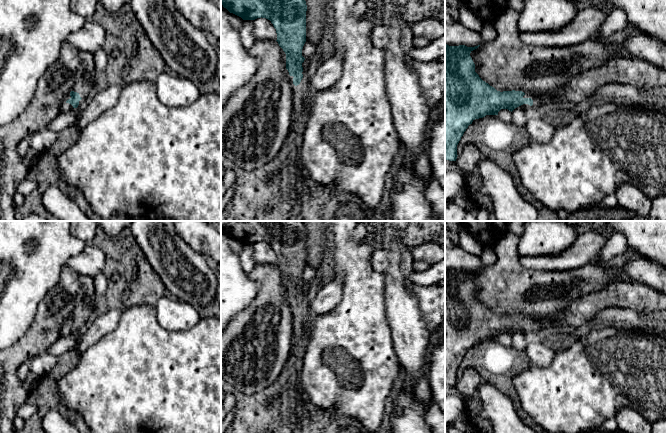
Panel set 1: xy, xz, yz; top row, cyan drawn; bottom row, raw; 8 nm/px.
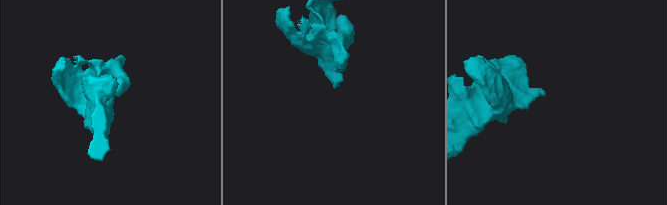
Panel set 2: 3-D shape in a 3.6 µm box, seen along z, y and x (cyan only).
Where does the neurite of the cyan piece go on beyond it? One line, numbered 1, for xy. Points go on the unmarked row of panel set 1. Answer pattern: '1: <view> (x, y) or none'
1: xy (86, 300)

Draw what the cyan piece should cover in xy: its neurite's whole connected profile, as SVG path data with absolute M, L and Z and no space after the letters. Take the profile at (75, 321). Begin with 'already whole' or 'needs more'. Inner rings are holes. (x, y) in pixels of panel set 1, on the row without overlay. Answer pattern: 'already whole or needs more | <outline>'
needs more | M80 276L80 292L76 297L76 306L70 318L60 331L61 336L68 336L77 332L88 321L92 312L96 309L96 296L94 294L94 279L89 276Z

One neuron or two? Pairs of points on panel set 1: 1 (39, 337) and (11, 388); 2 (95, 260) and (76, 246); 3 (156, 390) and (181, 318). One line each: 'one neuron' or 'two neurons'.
1: one neuron
2: two neurons
3: two neurons

